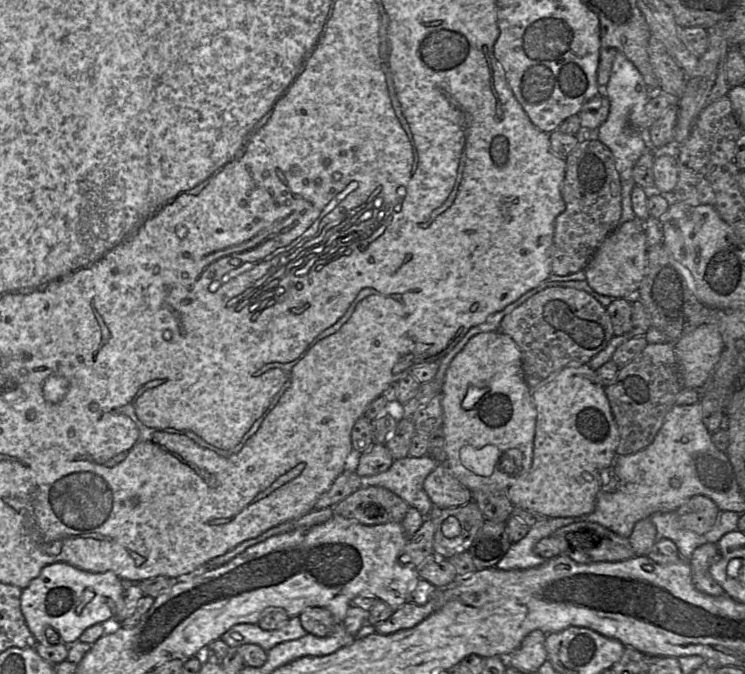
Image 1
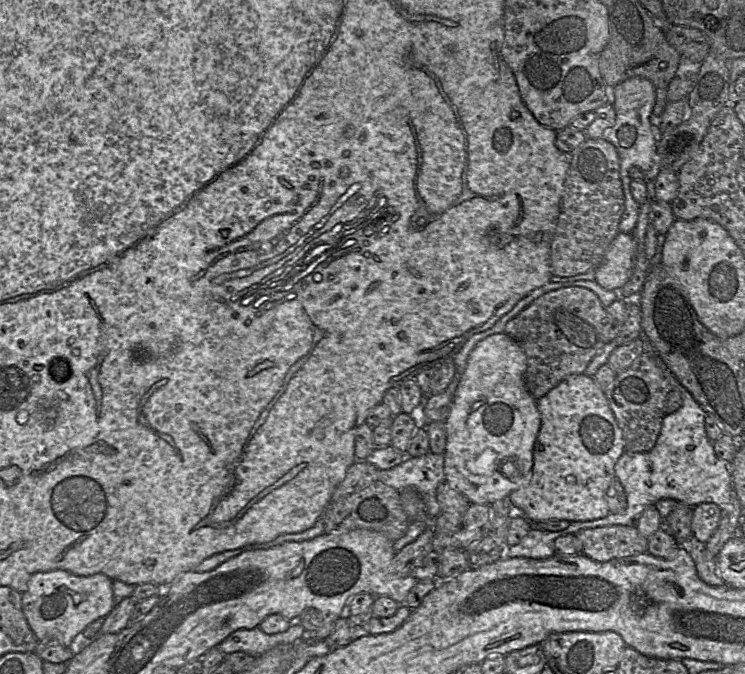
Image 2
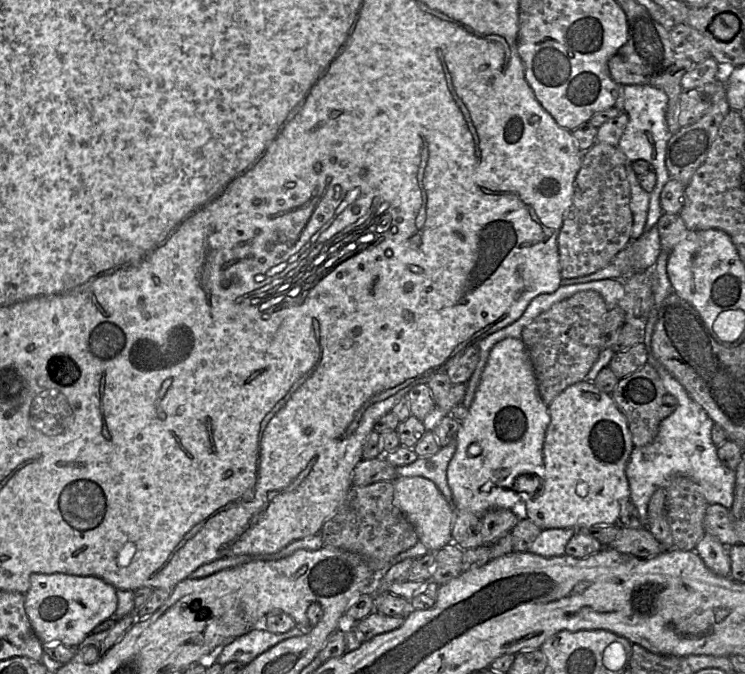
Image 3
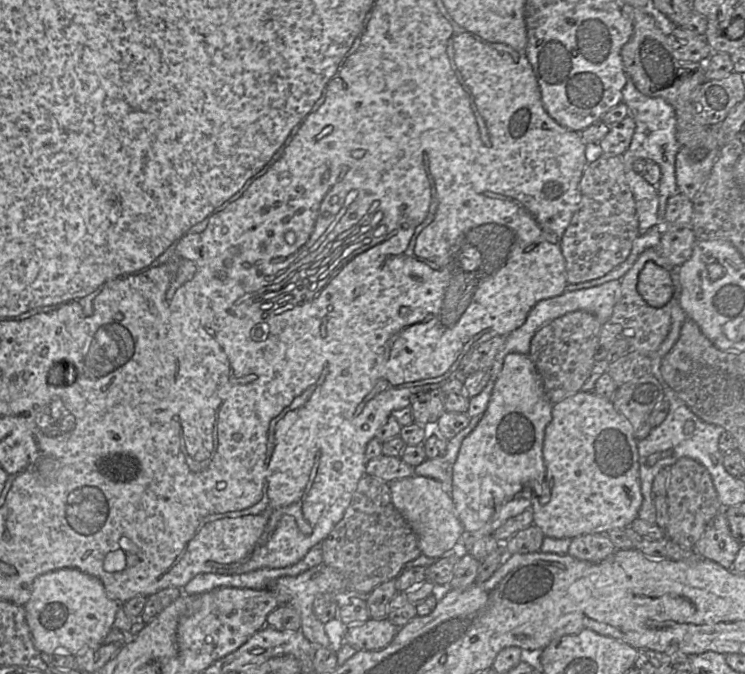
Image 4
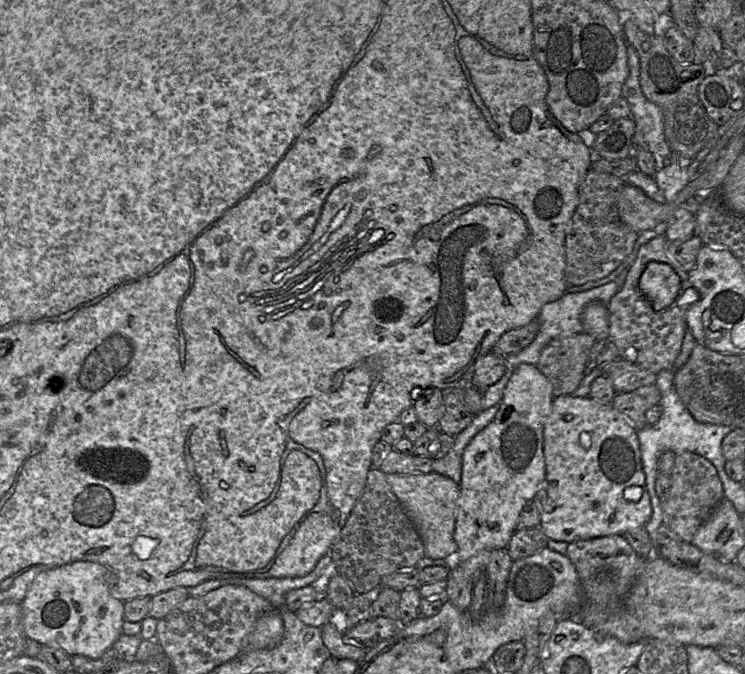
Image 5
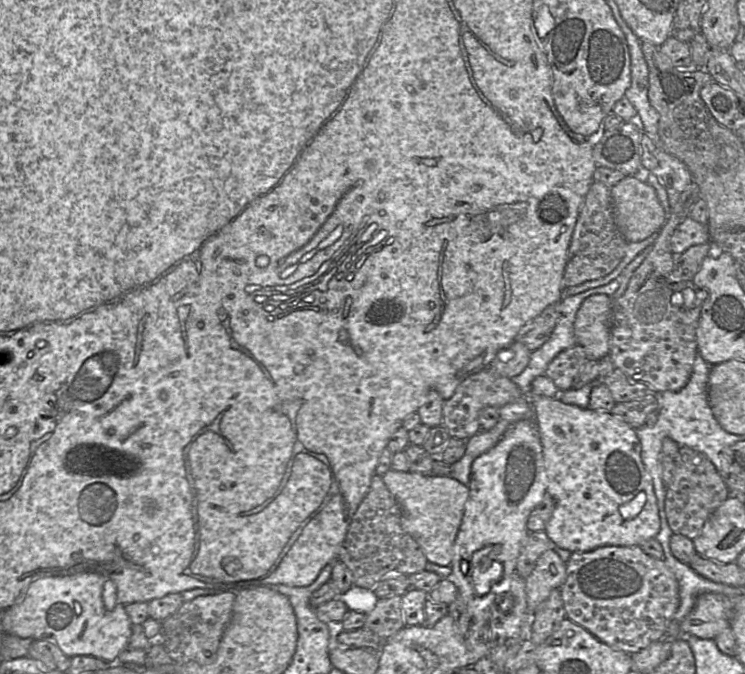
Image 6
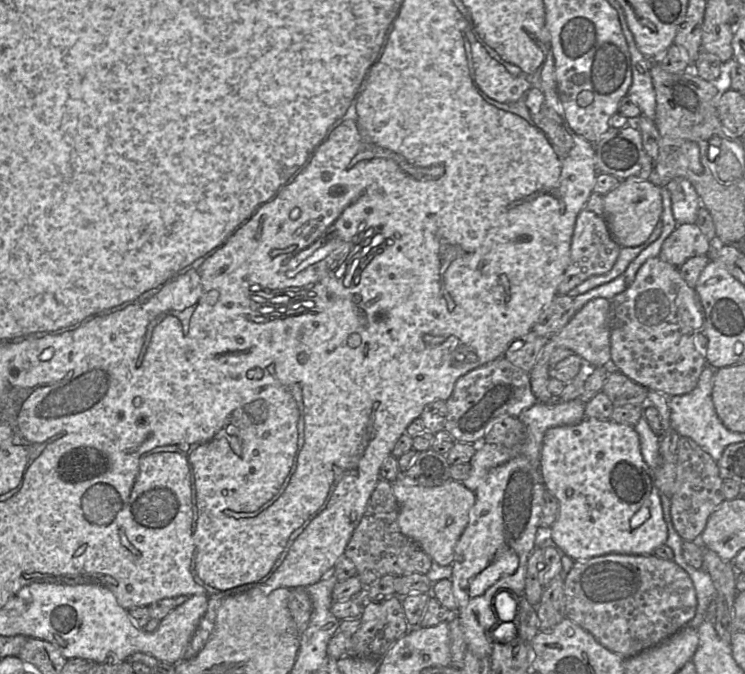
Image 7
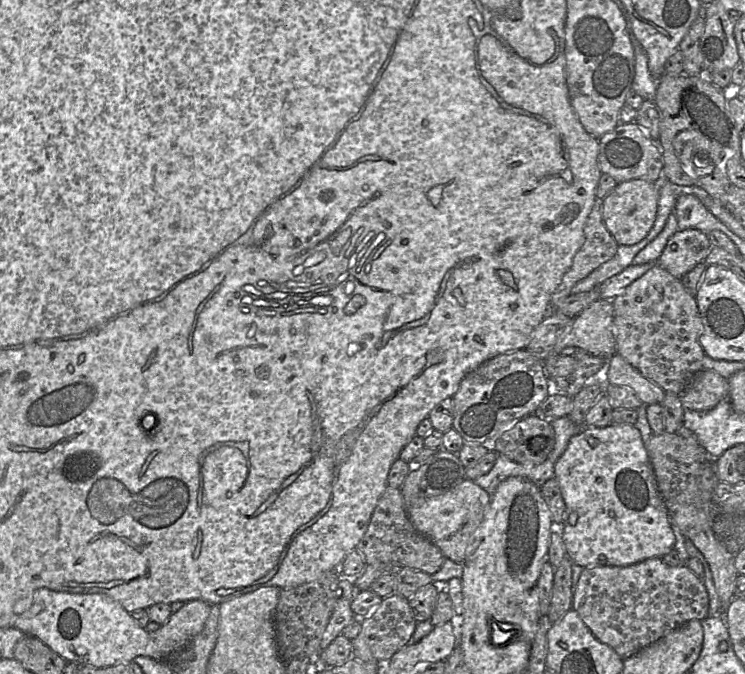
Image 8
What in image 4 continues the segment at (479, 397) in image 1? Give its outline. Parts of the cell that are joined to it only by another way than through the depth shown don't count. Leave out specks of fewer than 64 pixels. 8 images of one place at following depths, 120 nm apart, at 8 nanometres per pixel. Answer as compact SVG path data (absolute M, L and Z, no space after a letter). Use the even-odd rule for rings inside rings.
M507 354L488 407L475 429L462 441L453 466L451 498L465 532L493 535L509 518L531 508L533 493L526 488L541 488L545 479L543 443L546 427L552 420L553 405L545 393L543 381L530 356Z

